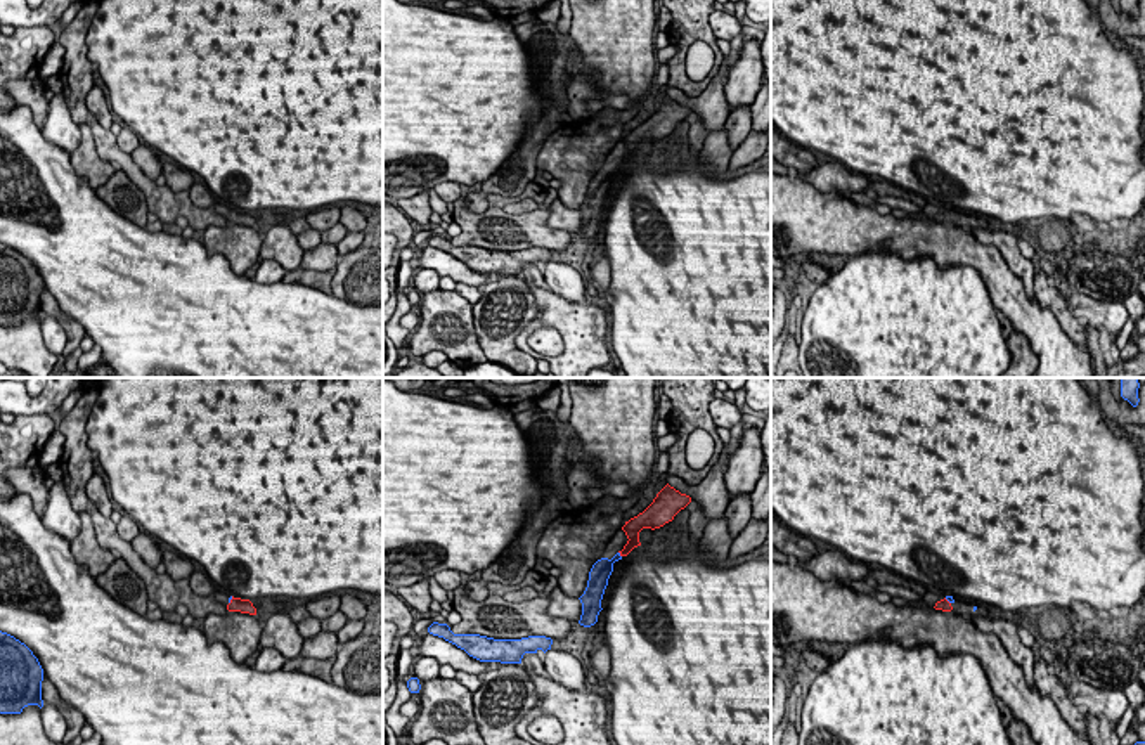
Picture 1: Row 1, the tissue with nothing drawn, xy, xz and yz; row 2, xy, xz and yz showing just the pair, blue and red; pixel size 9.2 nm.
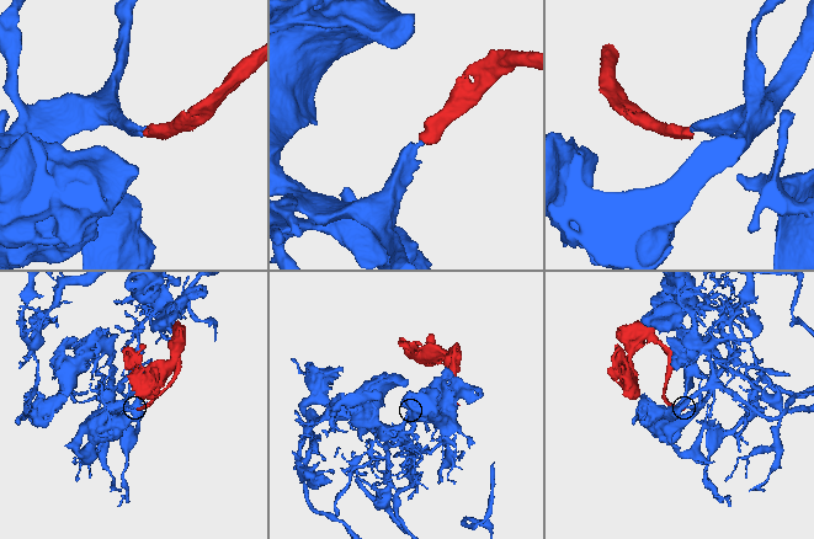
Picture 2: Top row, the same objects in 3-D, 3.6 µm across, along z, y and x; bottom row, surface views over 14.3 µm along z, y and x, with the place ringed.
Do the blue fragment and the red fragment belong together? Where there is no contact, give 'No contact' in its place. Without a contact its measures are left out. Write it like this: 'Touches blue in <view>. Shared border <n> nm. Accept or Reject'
Touches blue in xz. Shared border 70 nm. Accept

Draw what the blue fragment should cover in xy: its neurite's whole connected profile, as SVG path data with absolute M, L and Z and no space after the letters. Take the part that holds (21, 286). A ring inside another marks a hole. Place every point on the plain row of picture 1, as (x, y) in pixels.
M0 243L0 326L21 326L28 317L43 319L43 281L33 263Z

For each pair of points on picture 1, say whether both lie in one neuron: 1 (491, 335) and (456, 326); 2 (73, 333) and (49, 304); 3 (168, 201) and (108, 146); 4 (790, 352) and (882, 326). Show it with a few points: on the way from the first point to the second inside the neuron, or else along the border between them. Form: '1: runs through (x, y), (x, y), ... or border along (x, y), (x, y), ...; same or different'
1: border along (472, 305), (477, 342), (487, 359); different
2: runs through (70, 326), (54, 310); same
3: runs through (153, 191), (123, 161); same
4: border along (797, 345), (799, 359); different

